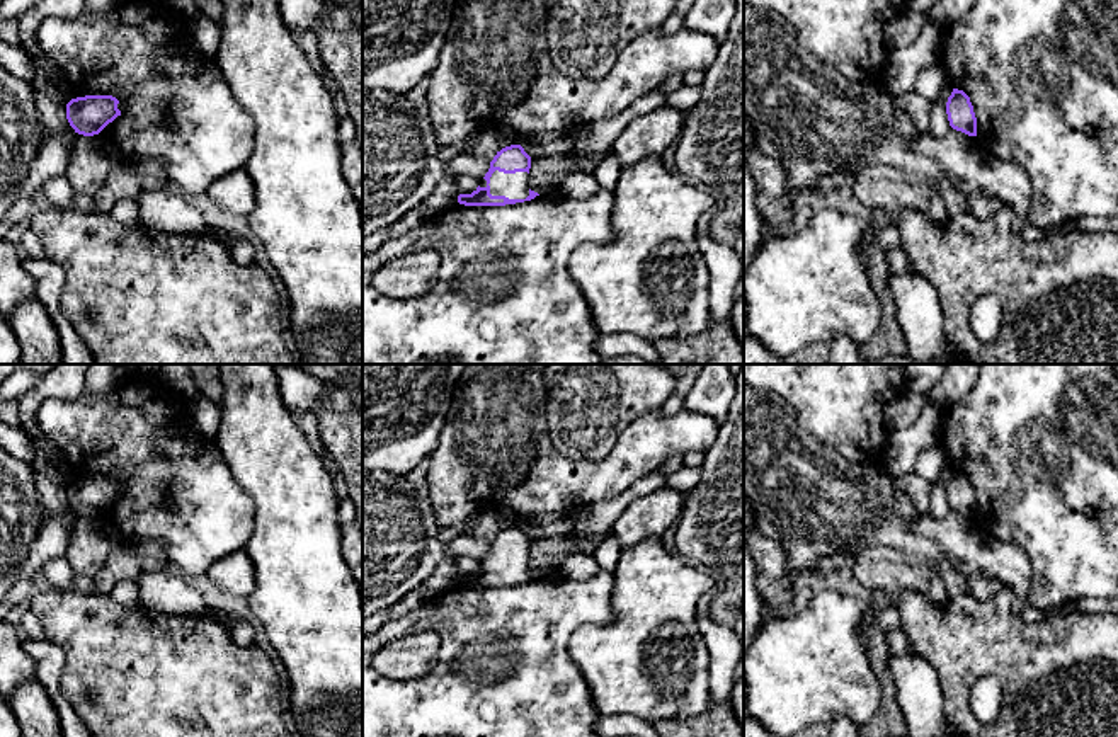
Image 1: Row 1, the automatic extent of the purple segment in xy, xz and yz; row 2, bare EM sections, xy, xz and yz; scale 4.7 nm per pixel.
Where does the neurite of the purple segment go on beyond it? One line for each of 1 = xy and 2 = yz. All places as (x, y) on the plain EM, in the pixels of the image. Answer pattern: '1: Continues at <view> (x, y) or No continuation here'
1: No continuation here
2: No continuation here

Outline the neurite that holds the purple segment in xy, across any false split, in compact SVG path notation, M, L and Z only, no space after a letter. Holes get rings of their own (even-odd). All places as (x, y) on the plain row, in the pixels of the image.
M112 477L77 478L66 485L66 500L75 514L94 517L121 497L117 485L119 482Z

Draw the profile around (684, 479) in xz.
M682 466L676 473L667 477L667 487L687 494L701 478L701 468Z

